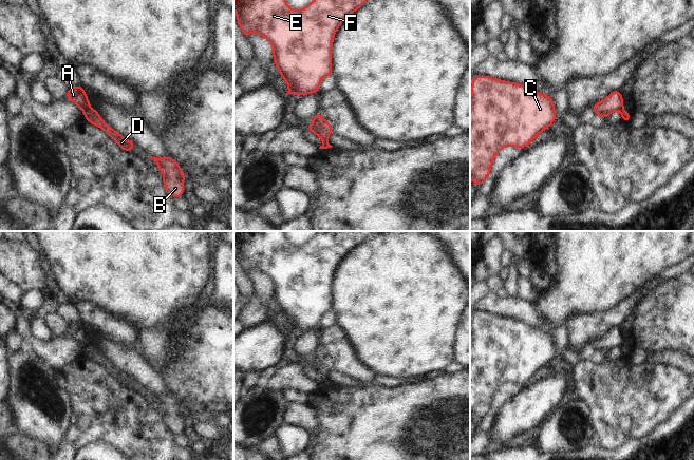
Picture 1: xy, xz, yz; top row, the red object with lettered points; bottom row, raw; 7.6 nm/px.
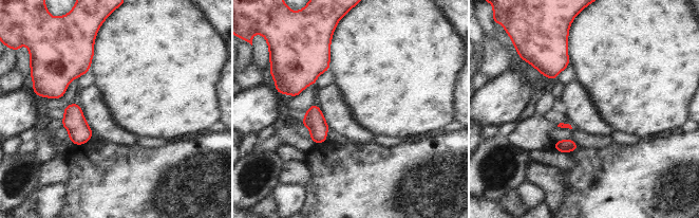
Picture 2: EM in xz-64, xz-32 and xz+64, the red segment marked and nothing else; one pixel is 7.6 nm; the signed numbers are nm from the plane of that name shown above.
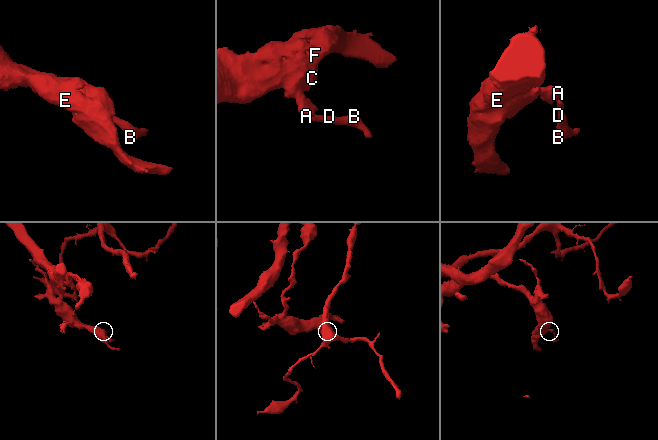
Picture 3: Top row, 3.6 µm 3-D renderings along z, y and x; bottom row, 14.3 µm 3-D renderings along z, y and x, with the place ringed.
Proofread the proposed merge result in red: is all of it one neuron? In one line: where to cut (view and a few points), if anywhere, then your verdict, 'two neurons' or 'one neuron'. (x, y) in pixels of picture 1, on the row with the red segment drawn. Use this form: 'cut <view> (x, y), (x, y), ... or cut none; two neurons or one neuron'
cut xy (89, 108), (83, 110); two neurons

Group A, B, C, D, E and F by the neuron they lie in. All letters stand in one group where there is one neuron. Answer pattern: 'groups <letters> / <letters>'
groups A C E F / B D

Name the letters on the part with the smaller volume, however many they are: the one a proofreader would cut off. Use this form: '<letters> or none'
B, D

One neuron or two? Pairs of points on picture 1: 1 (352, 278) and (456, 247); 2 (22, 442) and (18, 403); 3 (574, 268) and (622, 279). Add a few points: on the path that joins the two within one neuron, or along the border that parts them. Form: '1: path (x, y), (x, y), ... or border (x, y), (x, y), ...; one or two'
1: border (439, 242), (445, 247), (458, 271); two
2: border (18, 429), (44, 442); two
3: path (585, 268), (611, 268); one

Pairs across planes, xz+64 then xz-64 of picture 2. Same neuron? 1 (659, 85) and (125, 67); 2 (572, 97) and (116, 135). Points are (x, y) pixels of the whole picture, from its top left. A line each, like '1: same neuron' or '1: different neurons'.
1: same neuron
2: same neuron

